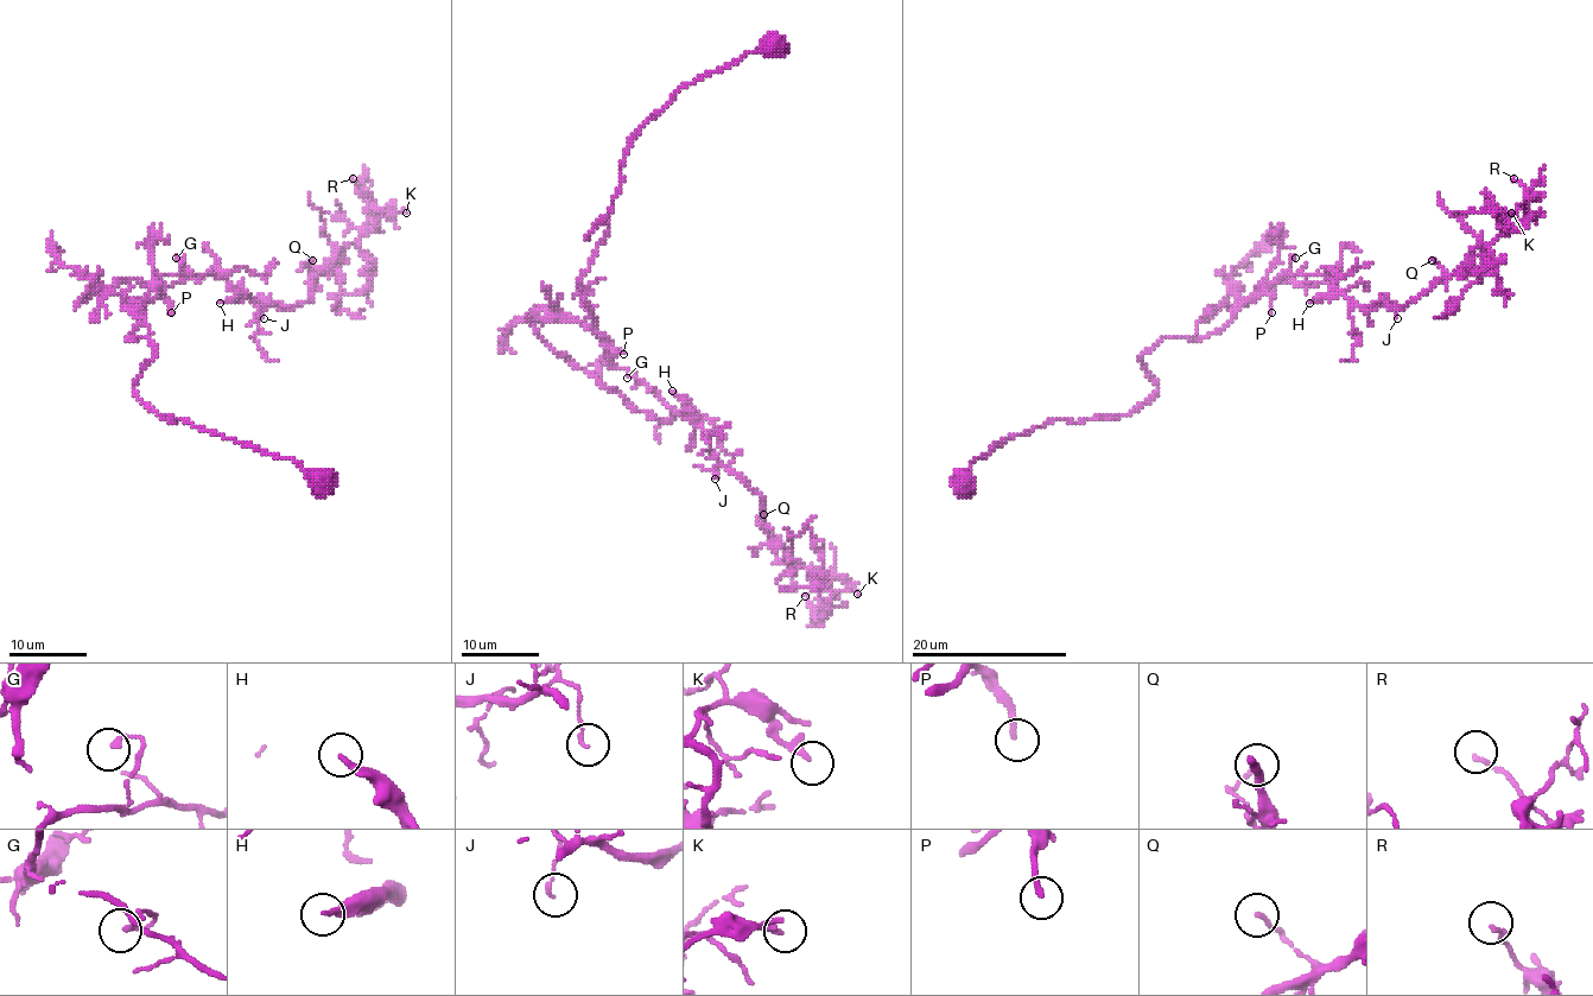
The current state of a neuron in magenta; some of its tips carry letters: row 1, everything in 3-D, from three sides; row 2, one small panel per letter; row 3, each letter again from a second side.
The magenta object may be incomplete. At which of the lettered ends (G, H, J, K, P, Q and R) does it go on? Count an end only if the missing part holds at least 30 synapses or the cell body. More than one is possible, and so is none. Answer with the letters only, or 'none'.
P

